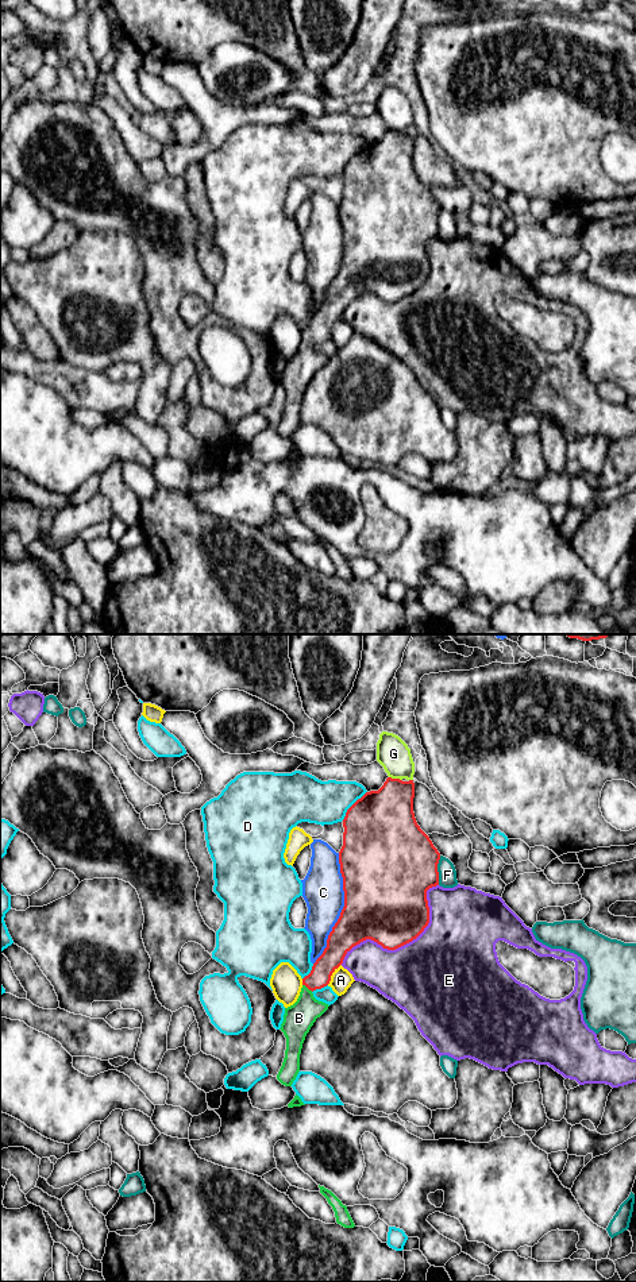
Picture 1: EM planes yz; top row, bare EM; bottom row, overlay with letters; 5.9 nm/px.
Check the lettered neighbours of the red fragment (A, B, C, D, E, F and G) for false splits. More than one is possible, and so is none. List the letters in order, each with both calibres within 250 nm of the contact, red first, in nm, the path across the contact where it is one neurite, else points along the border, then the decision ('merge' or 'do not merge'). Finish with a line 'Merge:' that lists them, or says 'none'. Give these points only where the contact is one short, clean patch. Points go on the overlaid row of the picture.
A: calibres 170 and 130 nm; do not merge
B: calibres 130 and 180 nm; way yz (332, 957), (308, 988), (305, 1011), (299, 1018); merge
C: calibres 480 and 240 nm; do not merge
D: calibres 460 and 260 nm; do not merge
E: calibres 460 and 480 nm; do not merge
F: calibres 500 and 110 nm; do not merge
G: calibres 340 and 190 nm; do not merge
Merge: B

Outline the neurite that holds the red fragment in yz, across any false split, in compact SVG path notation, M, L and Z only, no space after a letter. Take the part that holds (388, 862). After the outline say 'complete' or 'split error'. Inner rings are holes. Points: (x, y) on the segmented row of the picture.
M388 777L378 791L366 792L346 812L343 846L339 852L344 907L327 939L327 947L312 970L302 978L297 1001L285 1008L281 1031L286 1050L277 1080L292 1086L300 1071L300 1054L311 1027L328 1004L313 997L313 991L327 986L332 973L356 945L371 939L383 949L396 950L416 939L429 923L427 891L439 885L440 853L420 829L413 812L415 783Z; split error

